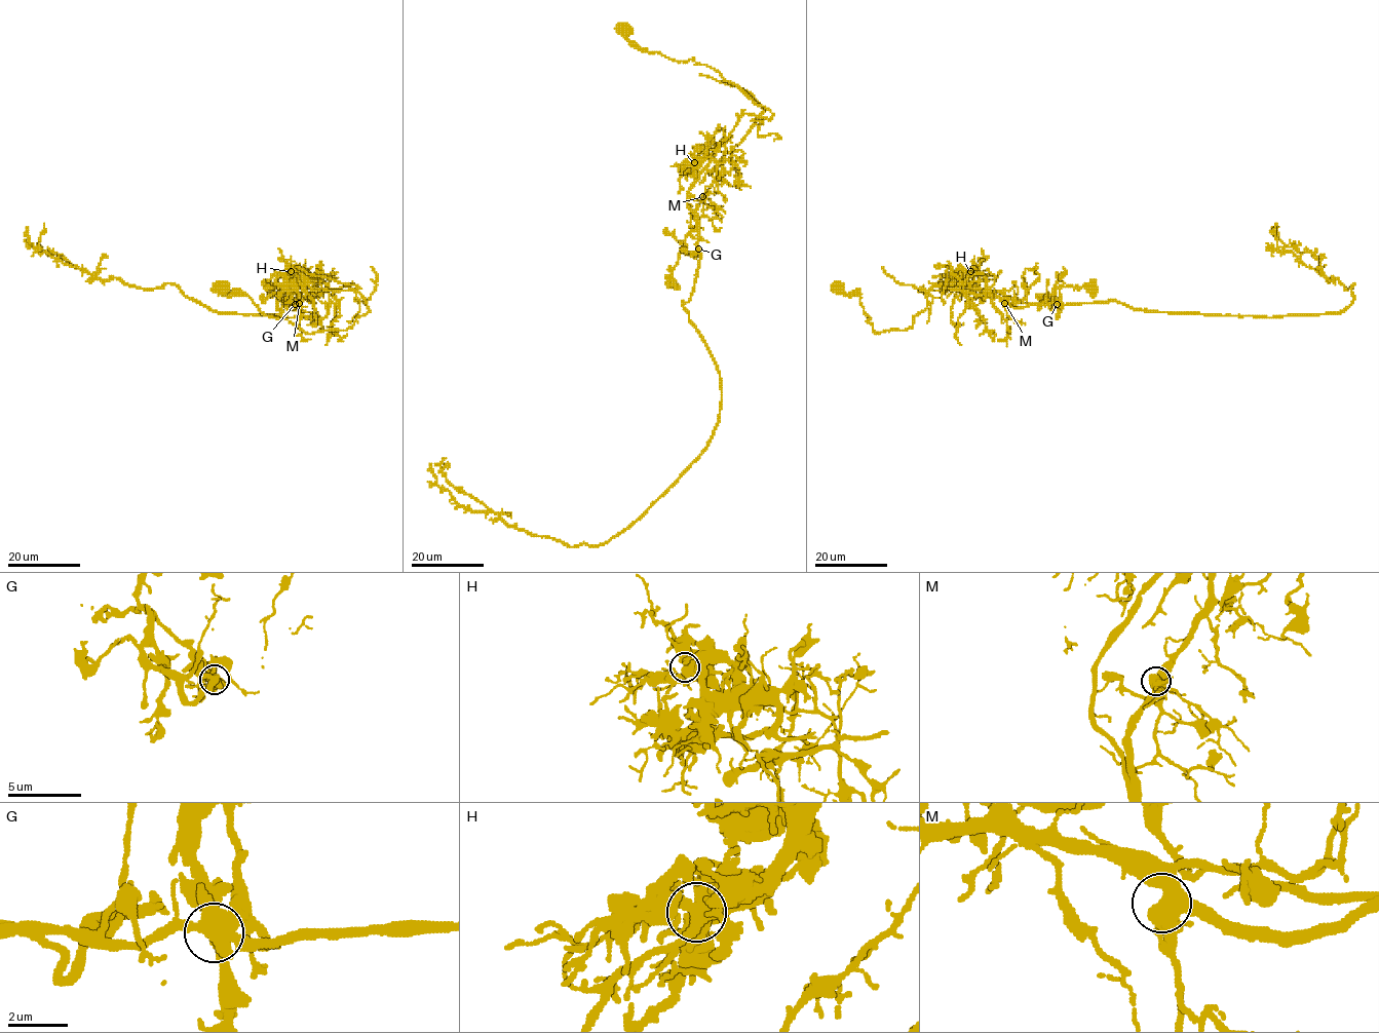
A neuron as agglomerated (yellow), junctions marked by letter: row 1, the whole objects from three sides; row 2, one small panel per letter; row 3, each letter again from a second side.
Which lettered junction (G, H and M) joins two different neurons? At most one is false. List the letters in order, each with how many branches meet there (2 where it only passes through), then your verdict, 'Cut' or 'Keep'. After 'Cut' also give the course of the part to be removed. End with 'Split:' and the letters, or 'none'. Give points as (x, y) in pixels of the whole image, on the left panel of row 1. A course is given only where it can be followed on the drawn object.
G: Branches: 4. Cut. Course of the part to remove: (295, 303), (279, 300), (317, 314), (213, 311), (171, 283), (99, 279), (37, 250), (27, 226)
H: Branches: 4. Keep
M: Branches: 4. Keep
Split: G

